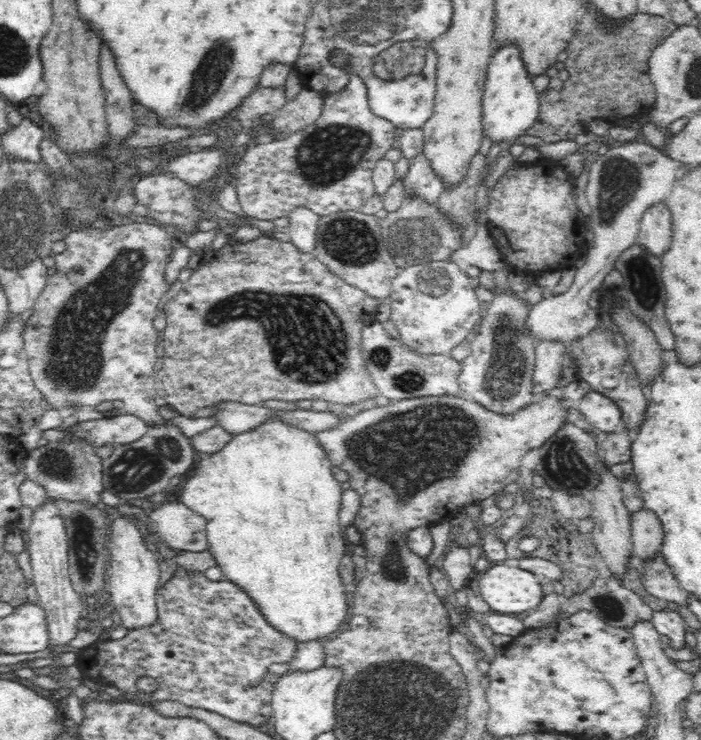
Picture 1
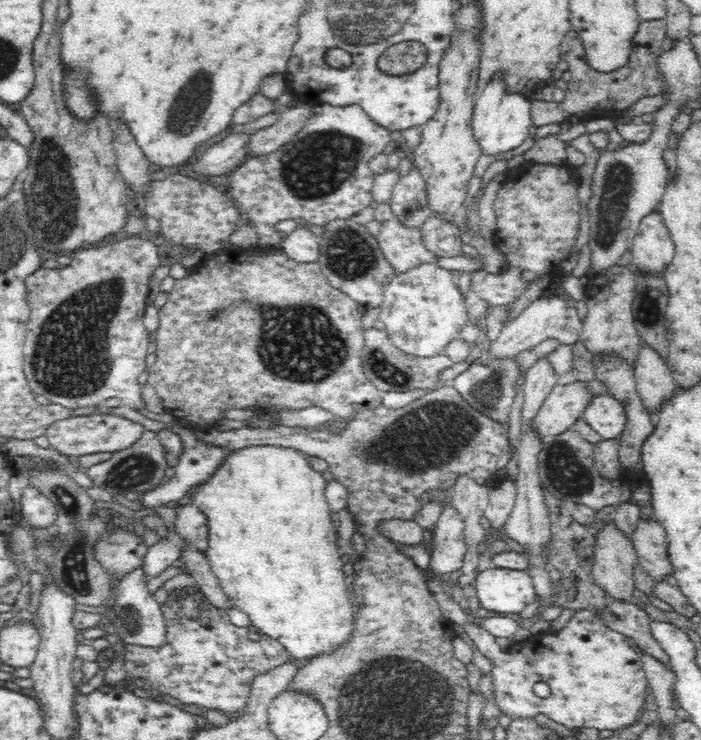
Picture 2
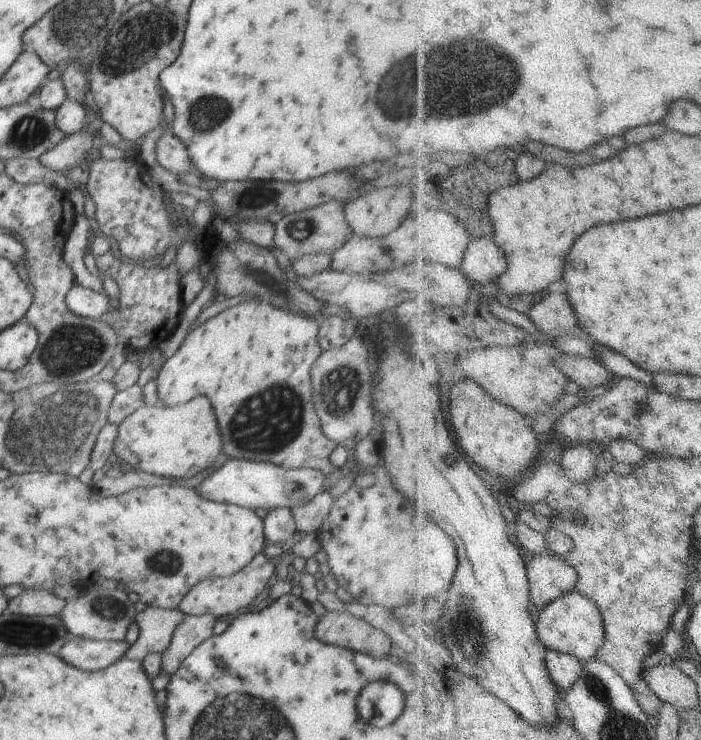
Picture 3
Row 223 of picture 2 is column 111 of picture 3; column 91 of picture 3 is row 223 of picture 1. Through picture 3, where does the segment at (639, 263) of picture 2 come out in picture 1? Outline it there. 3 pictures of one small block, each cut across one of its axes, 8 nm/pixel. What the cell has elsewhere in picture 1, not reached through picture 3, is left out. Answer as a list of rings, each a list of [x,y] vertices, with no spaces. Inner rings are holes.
[[[664,202],[649,206],[640,224],[638,244],[657,257],[662,256],[670,248],[670,236],[672,236],[672,222],[670,222],[670,210]]]

